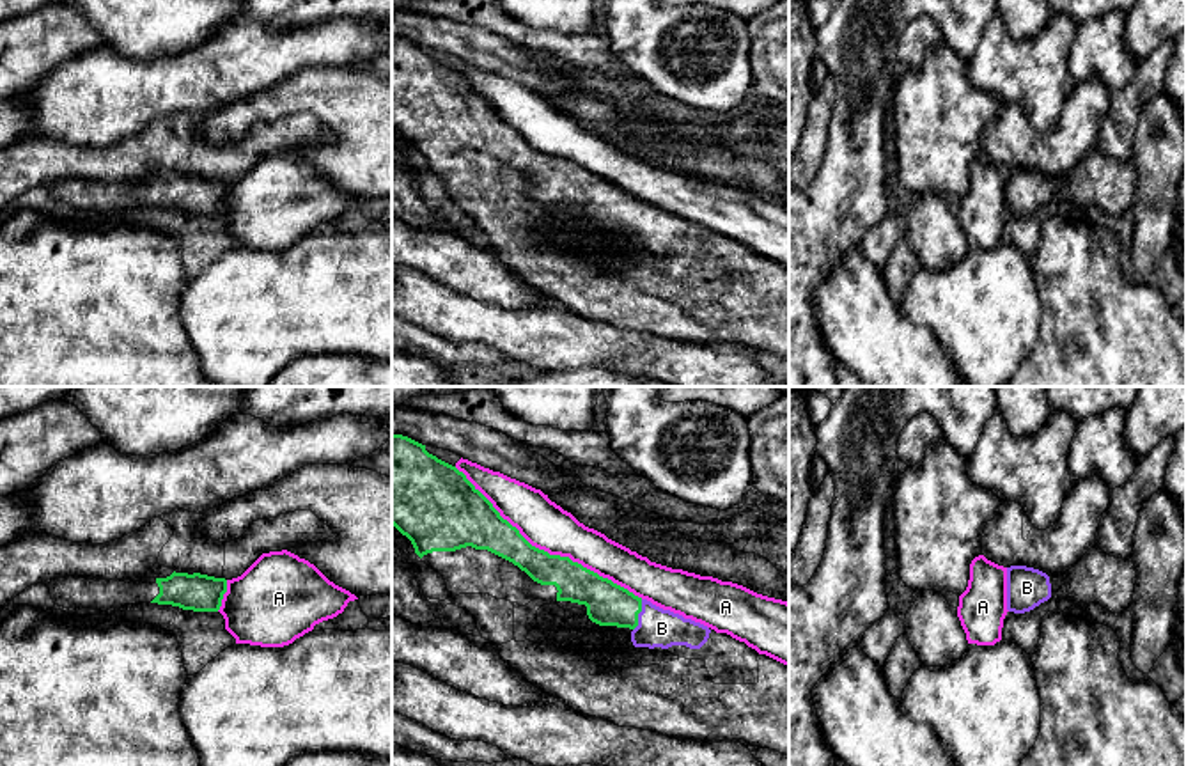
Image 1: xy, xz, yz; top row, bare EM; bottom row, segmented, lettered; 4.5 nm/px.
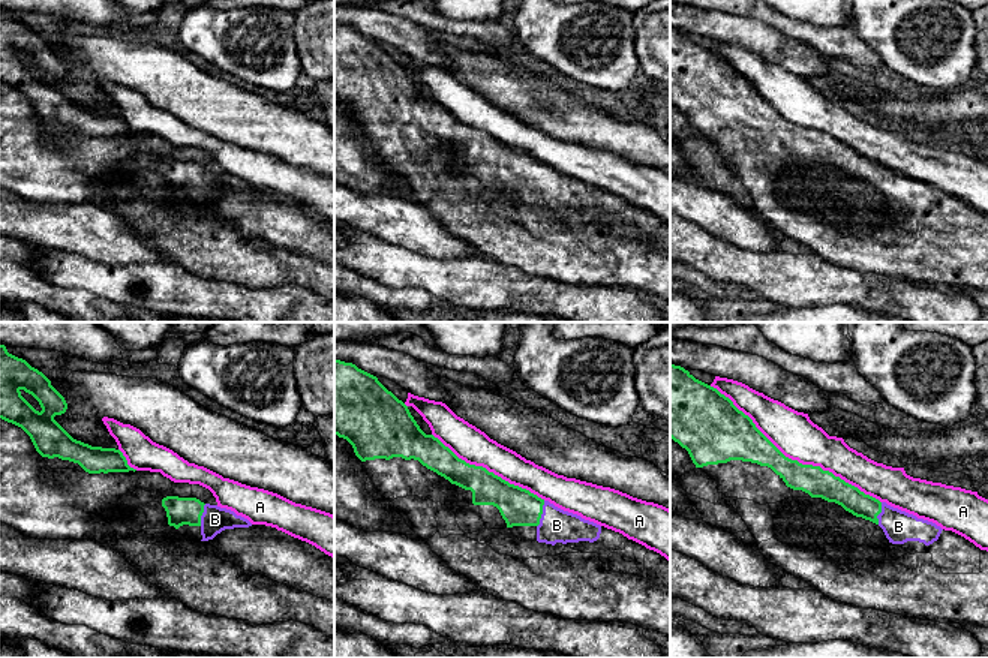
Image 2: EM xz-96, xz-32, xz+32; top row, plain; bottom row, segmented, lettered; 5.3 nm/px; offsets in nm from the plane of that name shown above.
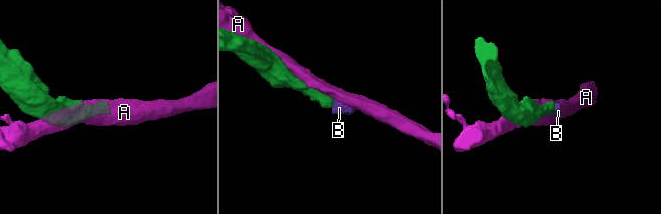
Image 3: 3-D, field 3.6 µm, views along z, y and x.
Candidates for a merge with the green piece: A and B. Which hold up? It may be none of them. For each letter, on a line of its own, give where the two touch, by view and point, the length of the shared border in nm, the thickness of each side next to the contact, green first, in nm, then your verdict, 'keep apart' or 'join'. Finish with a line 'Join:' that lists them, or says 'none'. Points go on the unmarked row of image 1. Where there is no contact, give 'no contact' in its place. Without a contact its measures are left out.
A: xz (546, 155) | 1050 nm | 170/220 nm | keep apart
B: xz (637, 218) | 150 nm | 190/180 nm | join
Join: B

